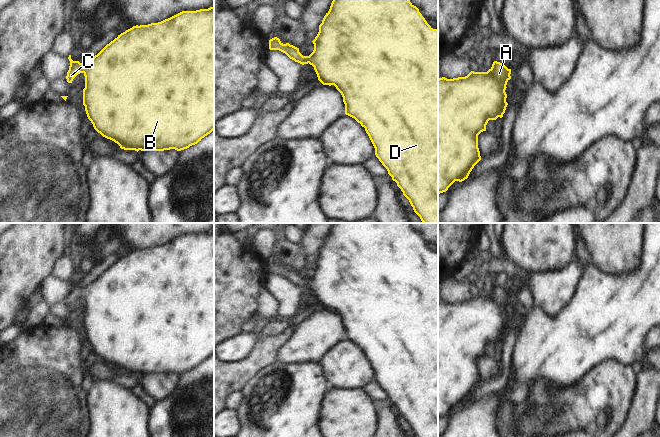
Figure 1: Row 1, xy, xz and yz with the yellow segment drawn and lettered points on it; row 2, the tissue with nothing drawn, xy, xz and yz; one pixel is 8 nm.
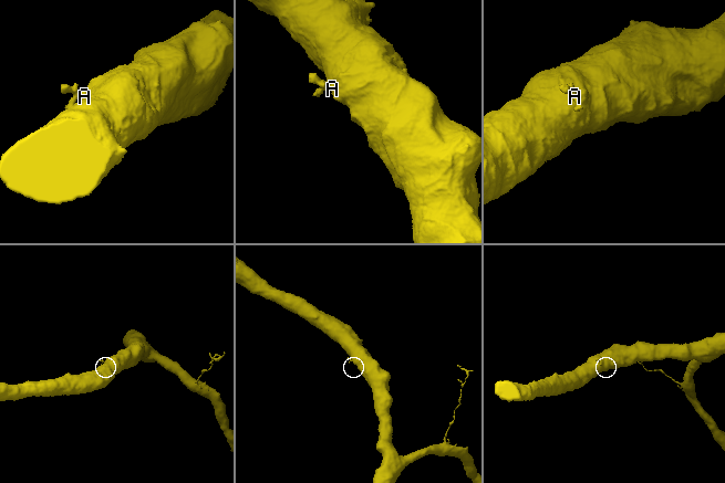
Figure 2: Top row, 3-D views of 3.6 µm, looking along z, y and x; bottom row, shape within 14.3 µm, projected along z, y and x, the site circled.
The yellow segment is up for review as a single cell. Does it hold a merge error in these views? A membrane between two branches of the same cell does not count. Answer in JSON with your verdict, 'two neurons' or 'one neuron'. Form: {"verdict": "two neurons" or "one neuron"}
{"verdict": "one neuron"}

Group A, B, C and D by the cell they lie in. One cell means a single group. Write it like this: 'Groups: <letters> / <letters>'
Groups: A B C D.

